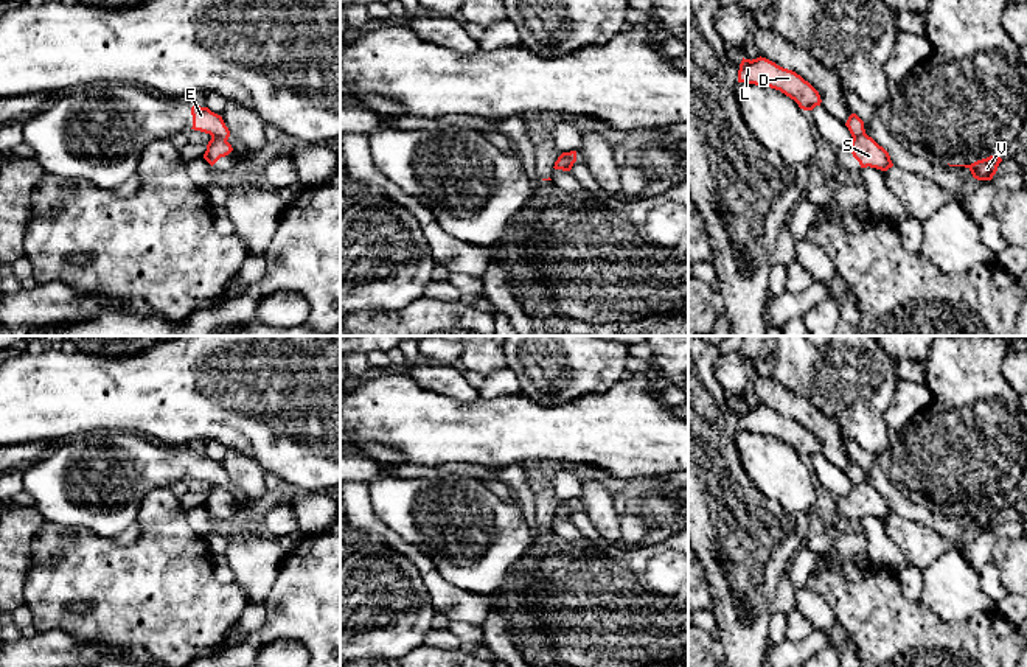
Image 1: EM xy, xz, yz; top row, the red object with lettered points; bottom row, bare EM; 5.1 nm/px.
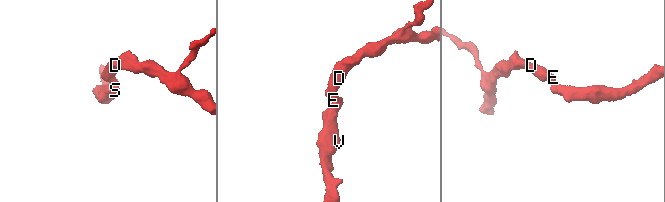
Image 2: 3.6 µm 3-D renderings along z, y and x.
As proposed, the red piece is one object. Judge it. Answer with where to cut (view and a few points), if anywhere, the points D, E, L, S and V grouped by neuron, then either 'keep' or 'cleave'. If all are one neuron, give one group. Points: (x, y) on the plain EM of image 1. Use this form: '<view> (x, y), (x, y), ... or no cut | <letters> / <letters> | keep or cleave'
no cut | D E L S V | keep

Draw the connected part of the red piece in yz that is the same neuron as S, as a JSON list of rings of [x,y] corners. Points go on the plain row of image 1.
[[[856,462],[848,465],[845,474],[853,485],[848,499],[859,510],[861,516],[870,515],[887,519],[893,515],[889,501],[865,482],[864,470]]]

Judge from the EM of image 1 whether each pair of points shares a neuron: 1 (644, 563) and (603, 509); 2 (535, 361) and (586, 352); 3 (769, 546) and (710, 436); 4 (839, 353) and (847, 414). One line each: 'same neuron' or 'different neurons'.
1: different neurons
2: same neuron
3: same neuron
4: same neuron

